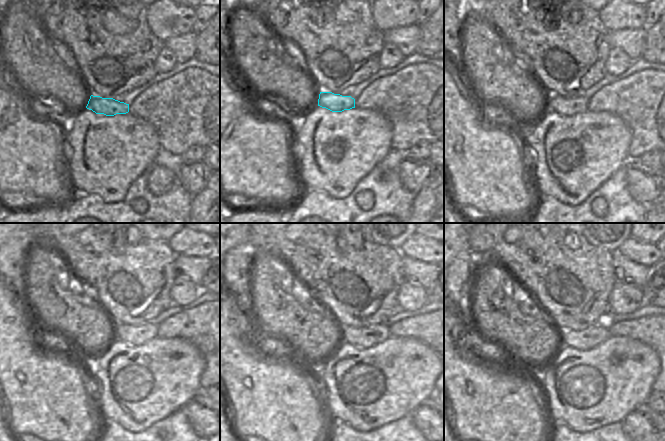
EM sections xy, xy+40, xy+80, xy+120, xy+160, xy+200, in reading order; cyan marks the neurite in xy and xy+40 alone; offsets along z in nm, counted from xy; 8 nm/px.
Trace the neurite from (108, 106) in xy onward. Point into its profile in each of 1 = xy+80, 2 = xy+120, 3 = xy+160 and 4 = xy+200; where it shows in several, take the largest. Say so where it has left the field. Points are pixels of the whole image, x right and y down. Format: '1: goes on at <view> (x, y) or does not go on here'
1: goes on at xy+80 (566, 106)
2: goes on at xy+120 (122, 330)
3: goes on at xy+160 (367, 335)
4: goes on at xy+200 (589, 337)

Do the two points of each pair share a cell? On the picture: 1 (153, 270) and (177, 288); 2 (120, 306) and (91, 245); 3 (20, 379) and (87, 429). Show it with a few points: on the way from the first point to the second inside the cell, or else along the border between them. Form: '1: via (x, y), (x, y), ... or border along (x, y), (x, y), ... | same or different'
1: border along (167, 270), (159, 285), (159, 297), (162, 300) | different
2: via (120, 291), (120, 277), (103, 260) | same
3: via (37, 388), (70, 421) | same

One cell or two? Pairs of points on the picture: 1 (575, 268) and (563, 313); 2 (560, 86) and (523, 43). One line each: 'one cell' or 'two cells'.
1: one cell
2: one cell

